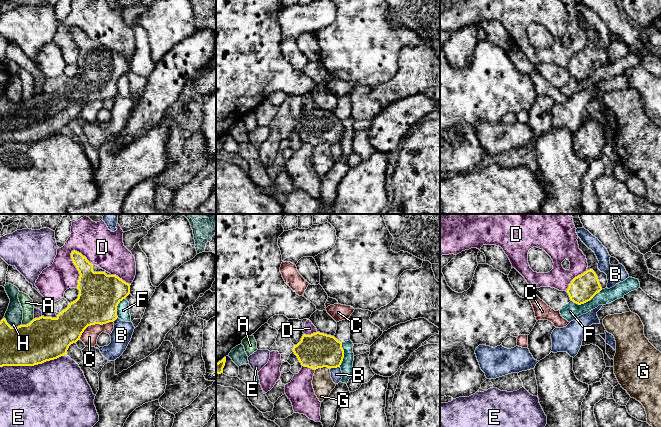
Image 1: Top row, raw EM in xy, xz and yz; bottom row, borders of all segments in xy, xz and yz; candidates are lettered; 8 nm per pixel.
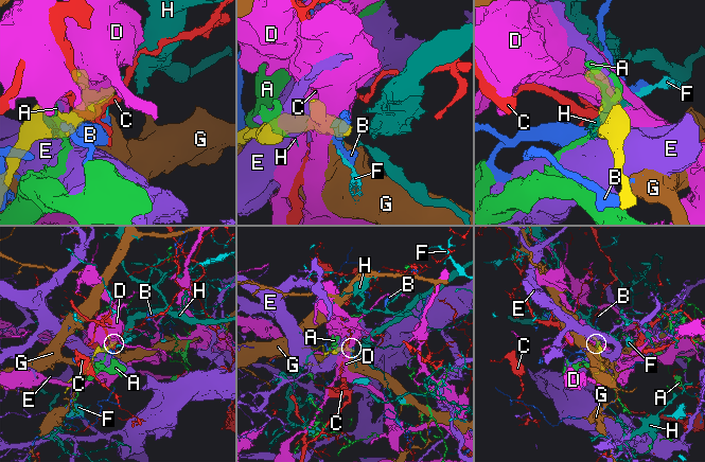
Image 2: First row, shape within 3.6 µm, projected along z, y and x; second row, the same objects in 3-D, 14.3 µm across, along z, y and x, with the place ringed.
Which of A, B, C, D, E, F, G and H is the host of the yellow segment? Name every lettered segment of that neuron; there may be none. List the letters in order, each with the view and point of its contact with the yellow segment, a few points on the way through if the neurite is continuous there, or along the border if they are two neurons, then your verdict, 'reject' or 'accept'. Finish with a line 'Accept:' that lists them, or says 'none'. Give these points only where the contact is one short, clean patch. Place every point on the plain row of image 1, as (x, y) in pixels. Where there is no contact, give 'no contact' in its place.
A: xy (27, 100) | along xy (33, 94), (28, 99), (22, 101) | reject
B: xz (334, 143) | reject
C: xy (94, 100) | along xy (113, 96), (107, 99), (89, 101), (79, 115) | reject
D: xy (76, 43) | reject
E: xy (32, 141) | reject
F: yz (586, 77) | along yz (602, 65), (583, 79), (576, 80), (571, 77) | reject
G: xz (322, 143) | reject
H: xy (12, 103) | reject
Accept: none

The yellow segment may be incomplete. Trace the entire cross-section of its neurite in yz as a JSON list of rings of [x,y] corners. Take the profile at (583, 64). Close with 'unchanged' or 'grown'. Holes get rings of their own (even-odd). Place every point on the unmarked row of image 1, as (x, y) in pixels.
[[[578,13],[579,25],[586,32],[587,47],[575,53],[567,65],[570,76],[581,81],[590,77],[597,69],[607,63],[607,51],[598,45],[598,35],[595,29],[589,25]]]; grown

